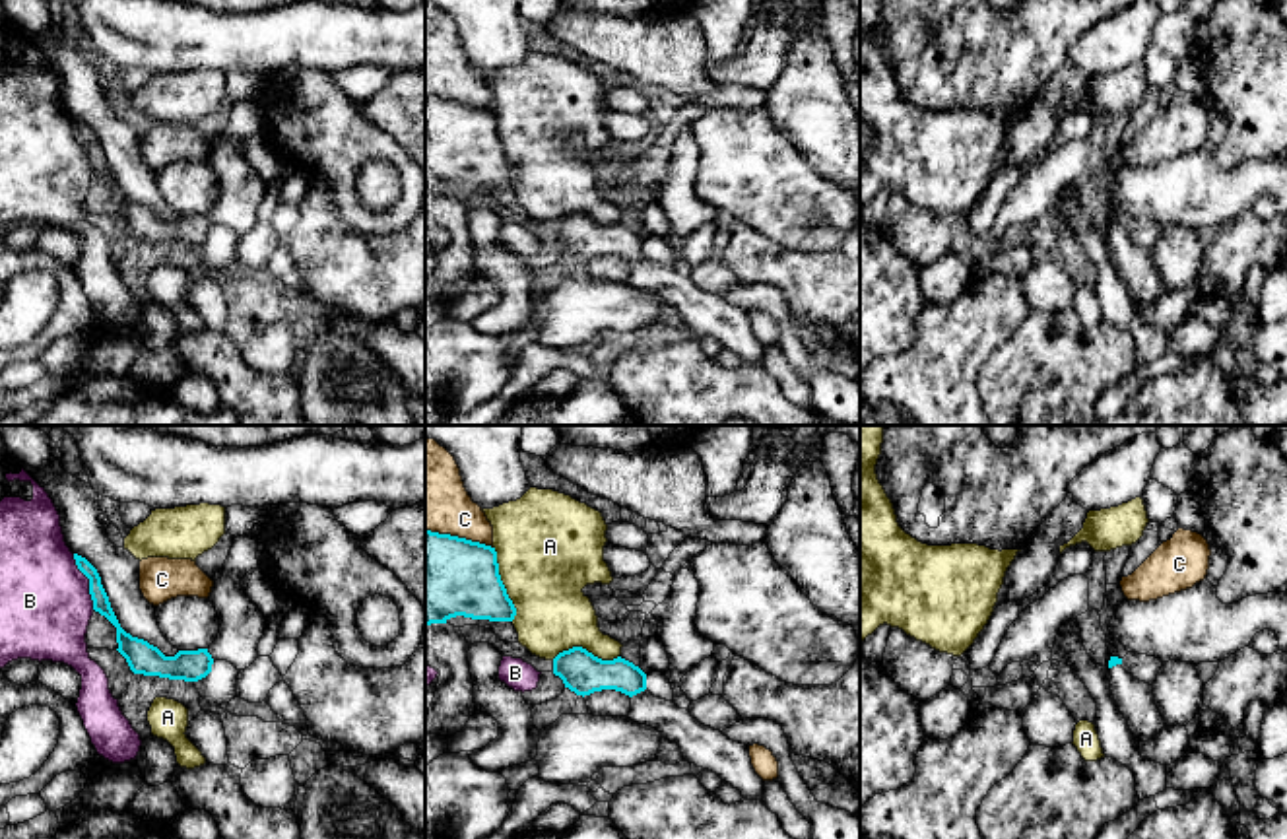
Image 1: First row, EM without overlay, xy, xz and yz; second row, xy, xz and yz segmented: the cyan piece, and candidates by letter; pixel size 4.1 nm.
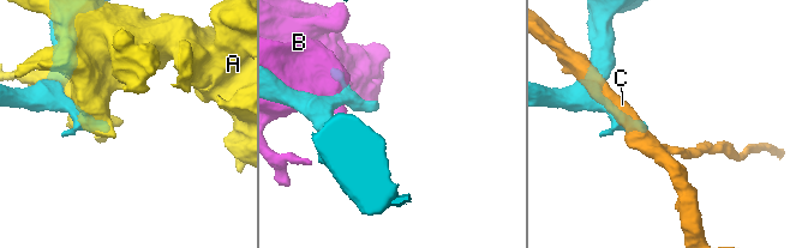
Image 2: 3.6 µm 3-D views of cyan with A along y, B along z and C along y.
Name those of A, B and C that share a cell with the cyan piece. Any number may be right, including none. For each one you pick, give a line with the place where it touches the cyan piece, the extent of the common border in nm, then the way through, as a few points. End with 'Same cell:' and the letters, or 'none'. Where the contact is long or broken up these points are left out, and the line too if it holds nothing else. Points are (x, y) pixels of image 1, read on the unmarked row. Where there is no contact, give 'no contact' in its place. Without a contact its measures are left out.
Same cell: none

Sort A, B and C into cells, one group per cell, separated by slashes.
A / B / C

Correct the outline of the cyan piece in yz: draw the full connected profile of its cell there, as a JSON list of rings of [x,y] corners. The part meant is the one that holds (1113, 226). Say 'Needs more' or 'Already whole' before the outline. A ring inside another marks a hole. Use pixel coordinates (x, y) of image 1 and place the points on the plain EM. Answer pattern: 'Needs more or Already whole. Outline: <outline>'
Needs more. Outline: [[[1128,218],[1124,223],[1110,221],[1108,233],[1112,233],[1116,229],[1120,229],[1128,239],[1132,239],[1134,243],[1138,243],[1139,247],[1145,247],[1149,251],[1153,251],[1159,235],[1163,231],[1163,227],[1159,223],[1147,221],[1147,219],[1138,219],[1138,218]]]

